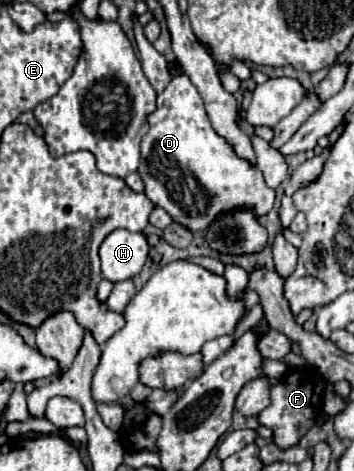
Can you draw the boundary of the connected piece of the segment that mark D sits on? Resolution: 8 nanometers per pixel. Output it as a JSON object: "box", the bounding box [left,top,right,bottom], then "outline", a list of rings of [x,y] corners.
{"box":[138,75,274,233],"outline":[[[176,75],[170,85],[158,95],[158,107],[148,117],[148,125],[150,129],[142,137],[142,163],[138,173],[146,185],[144,193],[148,195],[148,199],[154,205],[166,209],[176,223],[188,227],[192,233],[204,233],[206,227],[222,211],[230,211],[236,207],[254,207],[258,215],[266,215],[272,209],[274,189],[266,187],[258,167],[252,167],[248,161],[240,159],[228,145],[228,141],[214,133],[204,111],[204,101],[186,75]]]}

